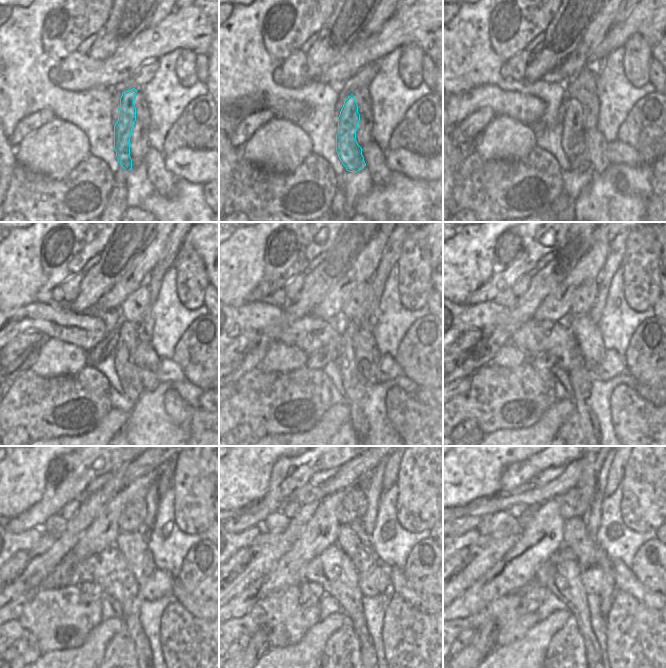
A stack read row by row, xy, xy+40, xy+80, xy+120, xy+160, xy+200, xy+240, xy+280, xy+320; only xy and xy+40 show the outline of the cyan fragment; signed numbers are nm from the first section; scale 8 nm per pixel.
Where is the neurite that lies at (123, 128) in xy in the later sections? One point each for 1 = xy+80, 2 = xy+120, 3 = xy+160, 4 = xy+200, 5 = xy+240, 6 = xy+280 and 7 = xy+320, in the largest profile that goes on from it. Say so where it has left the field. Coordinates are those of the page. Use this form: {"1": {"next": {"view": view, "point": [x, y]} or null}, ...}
{"1": {"next": {"view": "xy+80", "point": [573, 144]}}, "2": {"next": {"view": "xy+120", "point": [124, 363]}}, "3": {"next": {"view": "xy+160", "point": [354, 382]}}, "4": {"next": {"view": "xy+200", "point": [580, 379]}}, "5": {"next": {"view": "xy+240", "point": [142, 649]}}, "6": {"next": {"view": "xy+280", "point": [367, 649]}}, "7": {"next": {"view": "xy+320", "point": [591, 645]}}}

